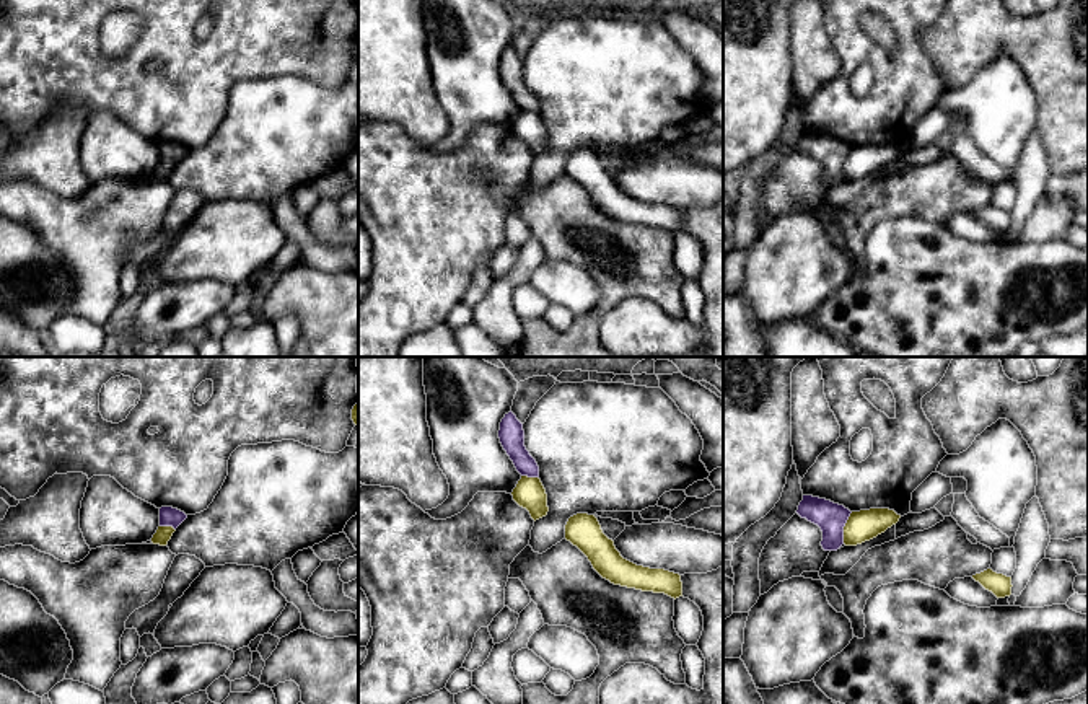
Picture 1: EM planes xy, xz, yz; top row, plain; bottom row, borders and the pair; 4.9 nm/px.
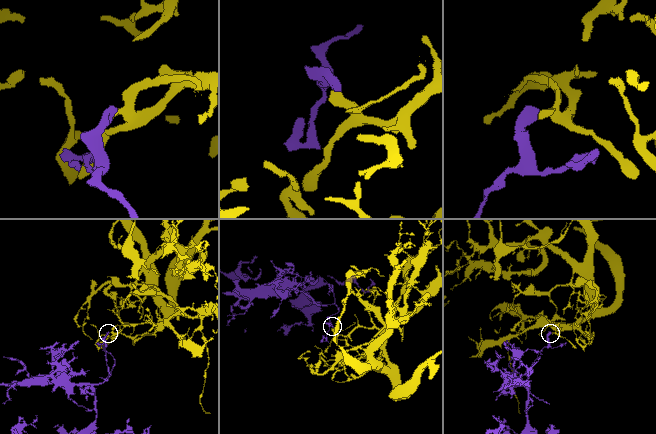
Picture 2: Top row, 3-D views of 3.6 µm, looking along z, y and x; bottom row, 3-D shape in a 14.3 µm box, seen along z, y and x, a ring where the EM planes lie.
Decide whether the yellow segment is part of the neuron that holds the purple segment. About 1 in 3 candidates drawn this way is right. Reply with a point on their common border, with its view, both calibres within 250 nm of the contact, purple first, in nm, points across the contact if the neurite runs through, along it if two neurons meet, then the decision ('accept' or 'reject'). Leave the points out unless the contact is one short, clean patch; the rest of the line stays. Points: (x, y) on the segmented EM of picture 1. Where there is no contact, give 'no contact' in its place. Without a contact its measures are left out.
contact yz (842, 528); calibres 150 and 150 nm; border yz (852, 512), (844, 527), (842, 543); reject

